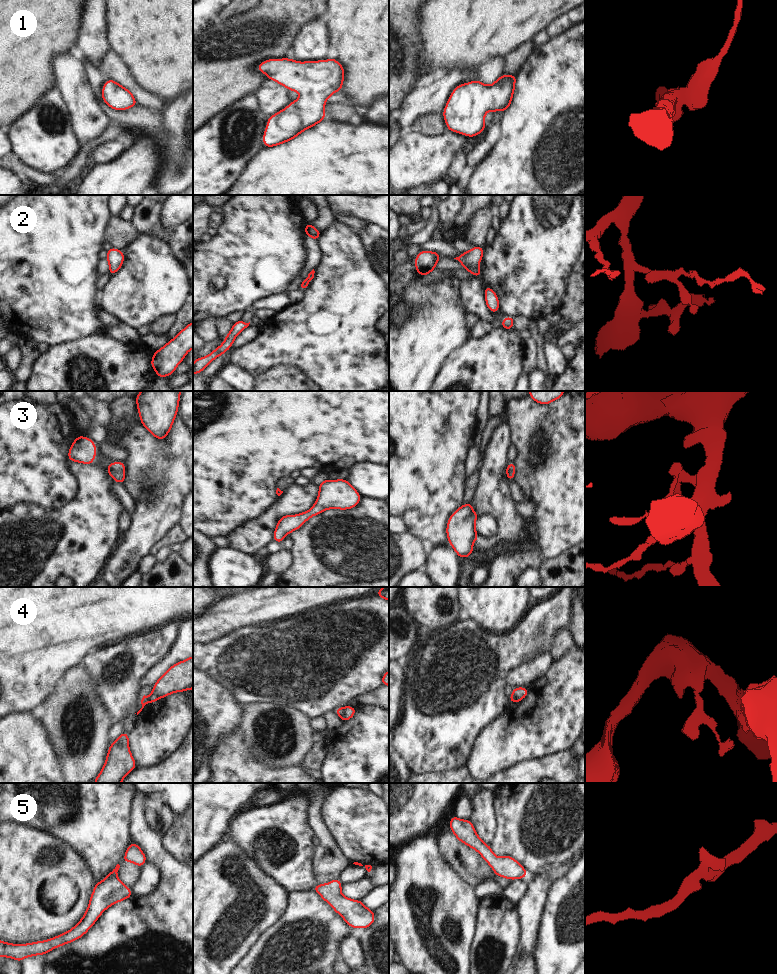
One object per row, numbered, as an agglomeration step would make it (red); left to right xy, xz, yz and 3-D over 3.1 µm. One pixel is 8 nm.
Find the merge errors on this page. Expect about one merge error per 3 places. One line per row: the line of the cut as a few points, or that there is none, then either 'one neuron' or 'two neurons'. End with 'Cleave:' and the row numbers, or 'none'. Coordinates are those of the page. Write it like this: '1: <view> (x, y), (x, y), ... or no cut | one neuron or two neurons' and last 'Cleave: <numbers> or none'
1: no cut | one neuron
2: no cut | one neuron
3: no cut | one neuron
4: xz (344, 707), (344, 711), (340, 716) | two neurons
5: no cut | one neuron
Cleave: 4

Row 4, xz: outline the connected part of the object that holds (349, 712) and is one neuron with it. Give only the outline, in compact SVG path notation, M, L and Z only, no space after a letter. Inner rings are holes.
M348 705L345 706L345 707L344 707L344 712L343 712L343 714L340 716L341 719L342 719L342 722L344 723L345 721L350 720L350 719L354 716L356 710L357 710L357 709L356 709L355 707L350 707L350 706L348 706Z

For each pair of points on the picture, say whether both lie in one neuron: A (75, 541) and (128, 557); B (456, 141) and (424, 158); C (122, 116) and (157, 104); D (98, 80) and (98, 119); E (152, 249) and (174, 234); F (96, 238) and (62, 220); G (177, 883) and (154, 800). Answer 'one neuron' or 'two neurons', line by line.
A: two neurons
B: one neuron
C: two neurons
D: two neurons
E: two neurons
F: one neuron
G: two neurons

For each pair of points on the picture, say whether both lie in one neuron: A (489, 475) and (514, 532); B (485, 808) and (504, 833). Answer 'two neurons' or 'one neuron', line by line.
A: one neuron
B: two neurons

